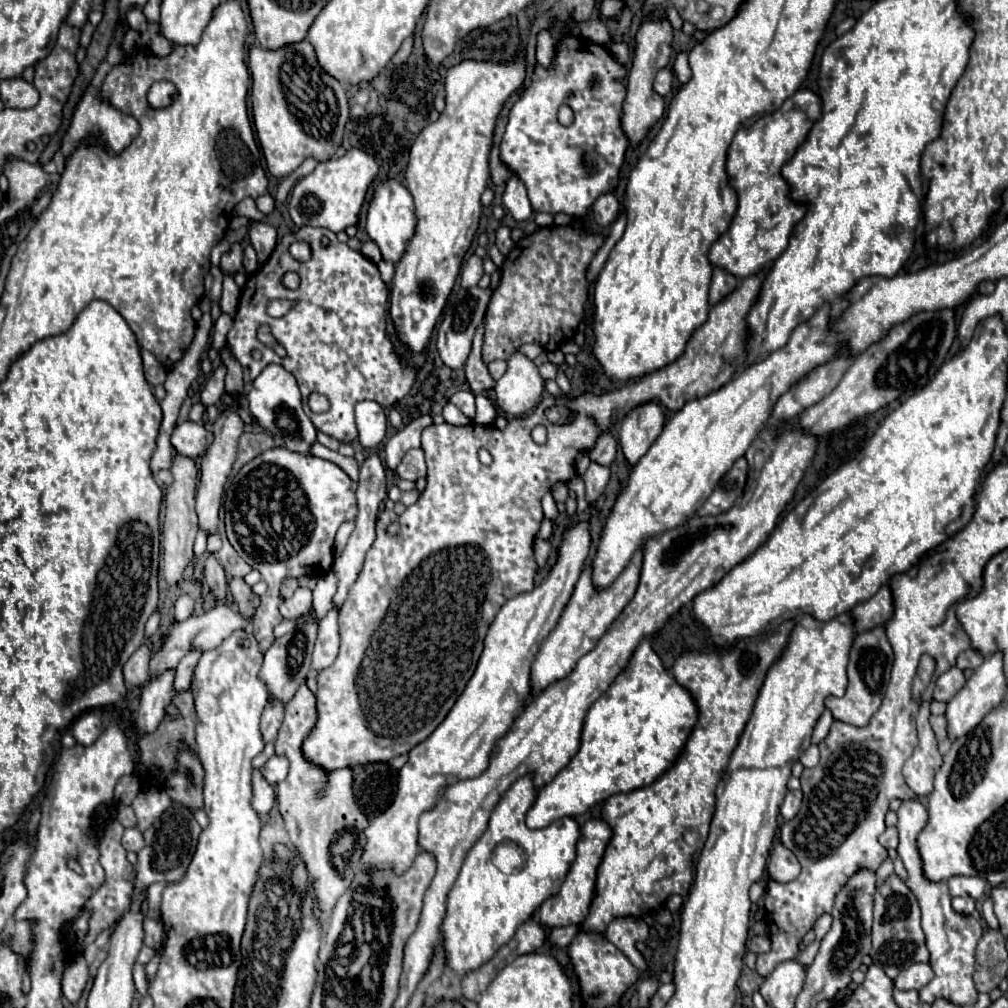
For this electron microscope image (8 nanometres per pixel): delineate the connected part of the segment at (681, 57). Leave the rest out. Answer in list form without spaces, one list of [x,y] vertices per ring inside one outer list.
[[[685,52],[677,54],[674,64],[673,71],[680,83],[685,83],[691,78],[691,69],[688,63],[688,55]]]

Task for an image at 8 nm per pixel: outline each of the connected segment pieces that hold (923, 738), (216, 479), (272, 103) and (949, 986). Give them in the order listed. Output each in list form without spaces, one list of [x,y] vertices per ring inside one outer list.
[[[929,702],[921,704],[917,716],[917,736],[919,744],[915,746],[913,756],[903,766],[903,776],[907,786],[917,796],[929,796],[933,790],[933,776],[941,766],[941,754],[937,750],[937,738],[929,726]]]
[[[227,408],[215,422],[213,422],[213,434],[215,440],[209,446],[209,450],[201,458],[201,480],[197,488],[197,518],[199,518],[199,528],[205,530],[207,534],[217,534],[217,520],[219,520],[219,506],[221,506],[221,496],[223,496],[223,486],[227,482],[227,476],[231,472],[231,466],[237,456],[237,440],[243,434],[243,420],[237,416],[233,408]]]
[[[307,40],[283,46],[275,52],[251,46],[249,68],[253,78],[253,122],[267,170],[277,178],[285,178],[295,172],[305,158],[315,158],[317,162],[331,160],[341,146],[345,124],[349,120],[349,102],[345,86],[325,74],[317,64],[313,46]]]
[[[909,800],[909,802],[901,804],[901,808],[897,810],[897,816],[899,816],[897,852],[907,870],[905,884],[915,894],[919,908],[921,908],[921,926],[923,926],[925,944],[929,950],[929,964],[935,972],[933,980],[925,988],[919,990],[919,998],[921,998],[921,1002],[927,1002],[927,1004],[931,1004],[935,998],[947,998],[959,1006],[971,1004],[977,1000],[977,990],[975,990],[971,976],[975,970],[973,968],[975,966],[975,948],[977,948],[979,938],[983,936],[983,926],[977,918],[957,914],[951,908],[951,896],[947,892],[947,882],[931,882],[923,874],[923,860],[919,858],[917,836],[927,824],[927,808],[917,800]]]

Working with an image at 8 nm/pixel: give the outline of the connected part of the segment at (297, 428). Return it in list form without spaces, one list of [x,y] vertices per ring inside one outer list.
[[[269,364],[251,384],[251,390],[247,392],[247,400],[249,400],[251,416],[275,440],[275,446],[283,446],[299,454],[309,454],[311,446],[315,444],[317,428],[303,412],[301,394],[299,394],[295,376],[291,372],[287,372],[281,364]]]

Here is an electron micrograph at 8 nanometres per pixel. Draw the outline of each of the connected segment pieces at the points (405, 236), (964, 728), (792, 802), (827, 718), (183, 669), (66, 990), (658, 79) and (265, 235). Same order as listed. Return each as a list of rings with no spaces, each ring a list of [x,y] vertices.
[[[387,178],[387,180],[379,182],[379,186],[375,188],[375,194],[371,198],[371,204],[369,204],[365,228],[367,228],[367,234],[371,236],[371,240],[381,248],[381,254],[385,260],[397,262],[403,256],[405,246],[407,246],[409,238],[413,236],[415,224],[417,224],[417,220],[413,214],[413,198],[411,198],[409,190],[395,178]]]
[[[997,652],[993,656],[987,656],[985,662],[979,668],[975,668],[975,672],[967,680],[967,684],[955,694],[955,698],[951,702],[947,702],[947,712],[945,712],[947,742],[953,742],[955,738],[961,738],[969,730],[973,730],[987,712],[991,712],[993,708],[997,708],[1001,704],[1005,692],[1007,692],[1007,680],[1003,674],[1003,658],[1001,658],[1001,652]]]
[[[789,790],[783,804],[781,804],[781,816],[785,820],[791,820],[795,818],[795,814],[799,812],[799,806],[801,806],[801,800],[803,800],[803,792],[801,790]]]
[[[825,710],[825,712],[821,714],[821,718],[819,718],[815,730],[813,730],[813,738],[811,738],[811,742],[813,742],[813,744],[819,744],[819,742],[829,734],[831,724],[833,724],[833,716],[831,716],[829,710]]]
[[[193,650],[193,652],[189,652],[189,654],[179,662],[179,666],[175,668],[175,682],[173,682],[173,692],[175,692],[175,694],[189,690],[191,678],[193,678],[193,668],[195,668],[199,656],[201,656],[201,652],[199,652],[199,650]]]
[[[77,956],[65,970],[63,974],[63,982],[61,982],[61,990],[63,990],[63,996],[69,1000],[69,1002],[77,1002],[81,998],[81,992],[85,988],[89,980],[89,968],[87,968],[87,962],[83,956]]]
[[[661,70],[661,72],[655,76],[655,82],[653,82],[655,92],[661,94],[661,96],[665,96],[665,94],[669,94],[671,86],[673,86],[673,74],[671,74],[671,70]]]
[[[251,222],[249,240],[251,240],[251,246],[253,246],[255,252],[257,252],[259,264],[263,264],[263,262],[271,256],[271,252],[275,250],[277,232],[275,232],[273,226],[269,226],[269,224],[265,224],[265,222]]]

